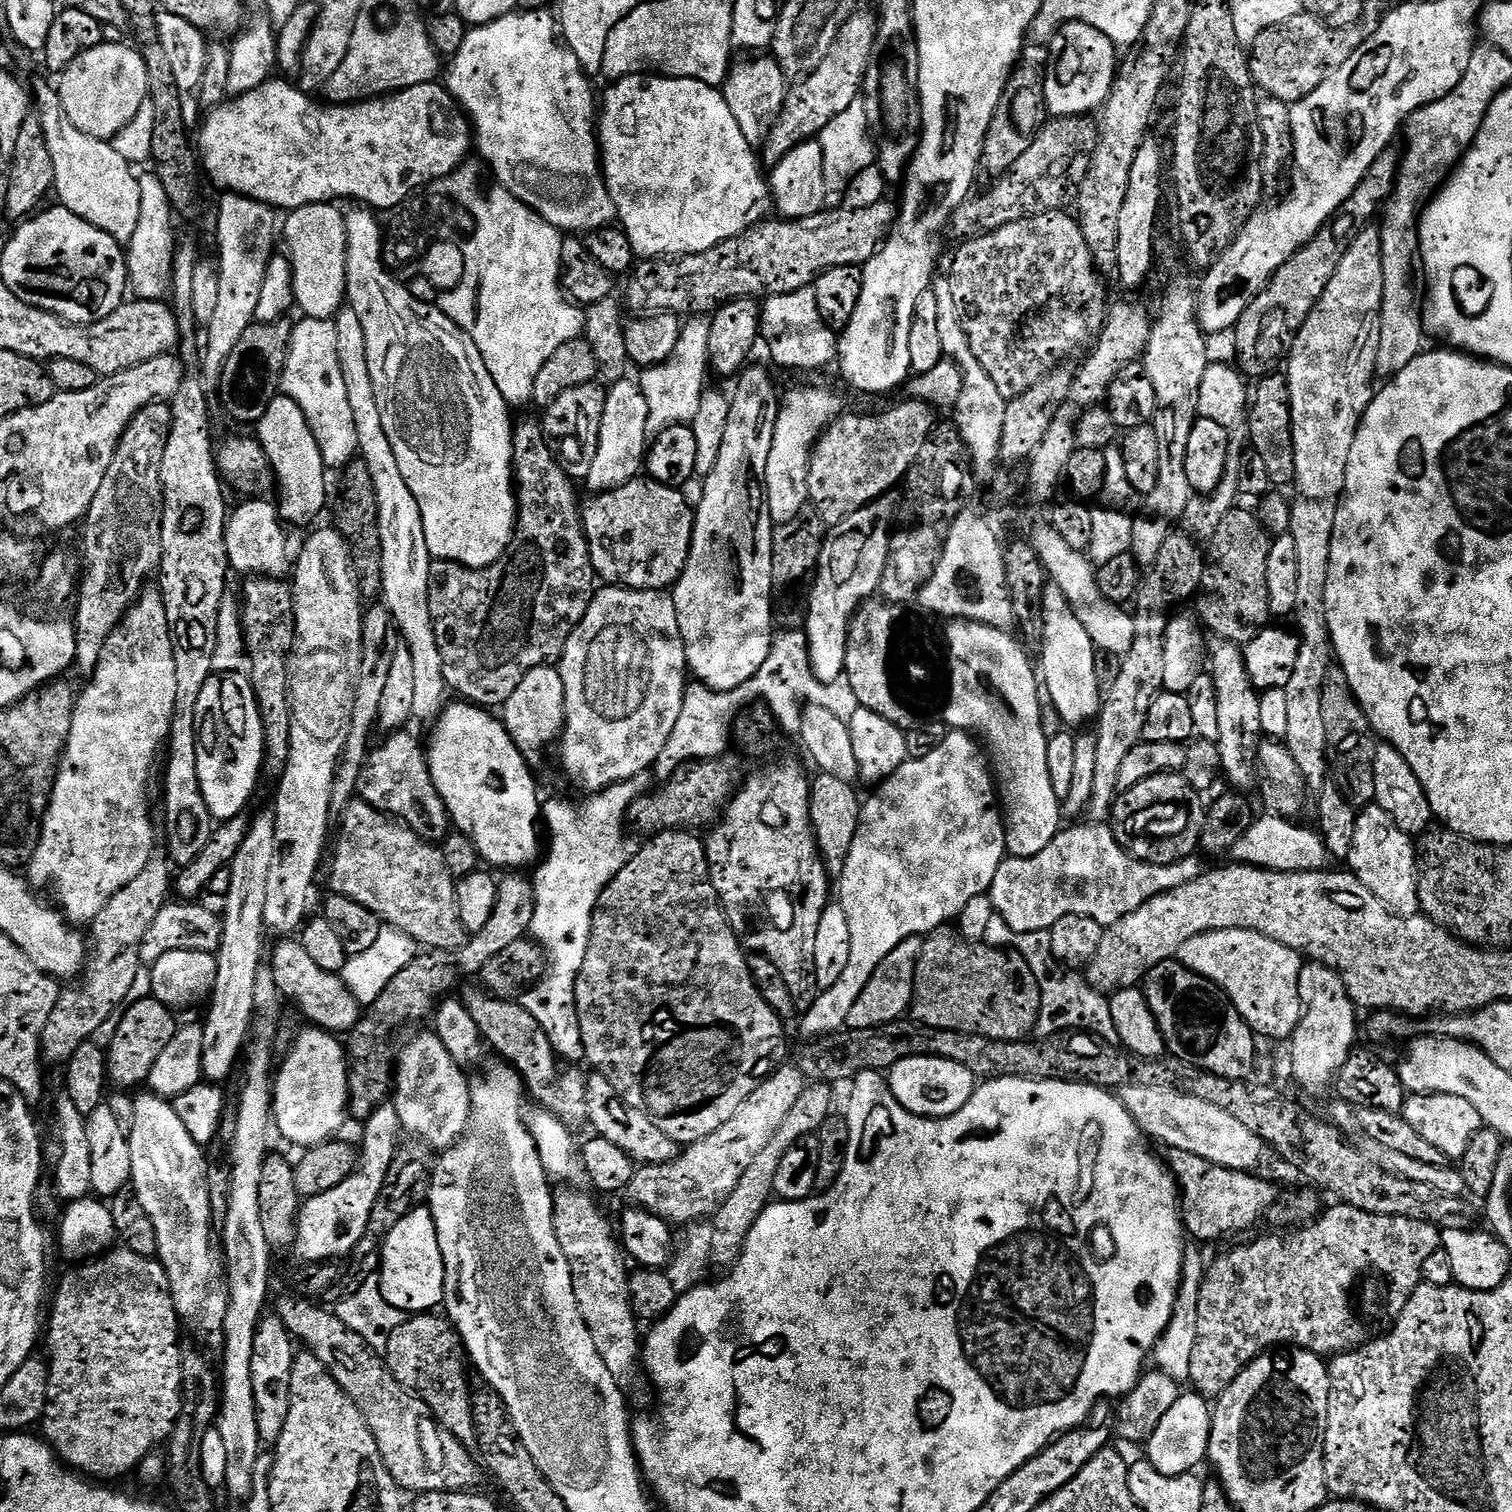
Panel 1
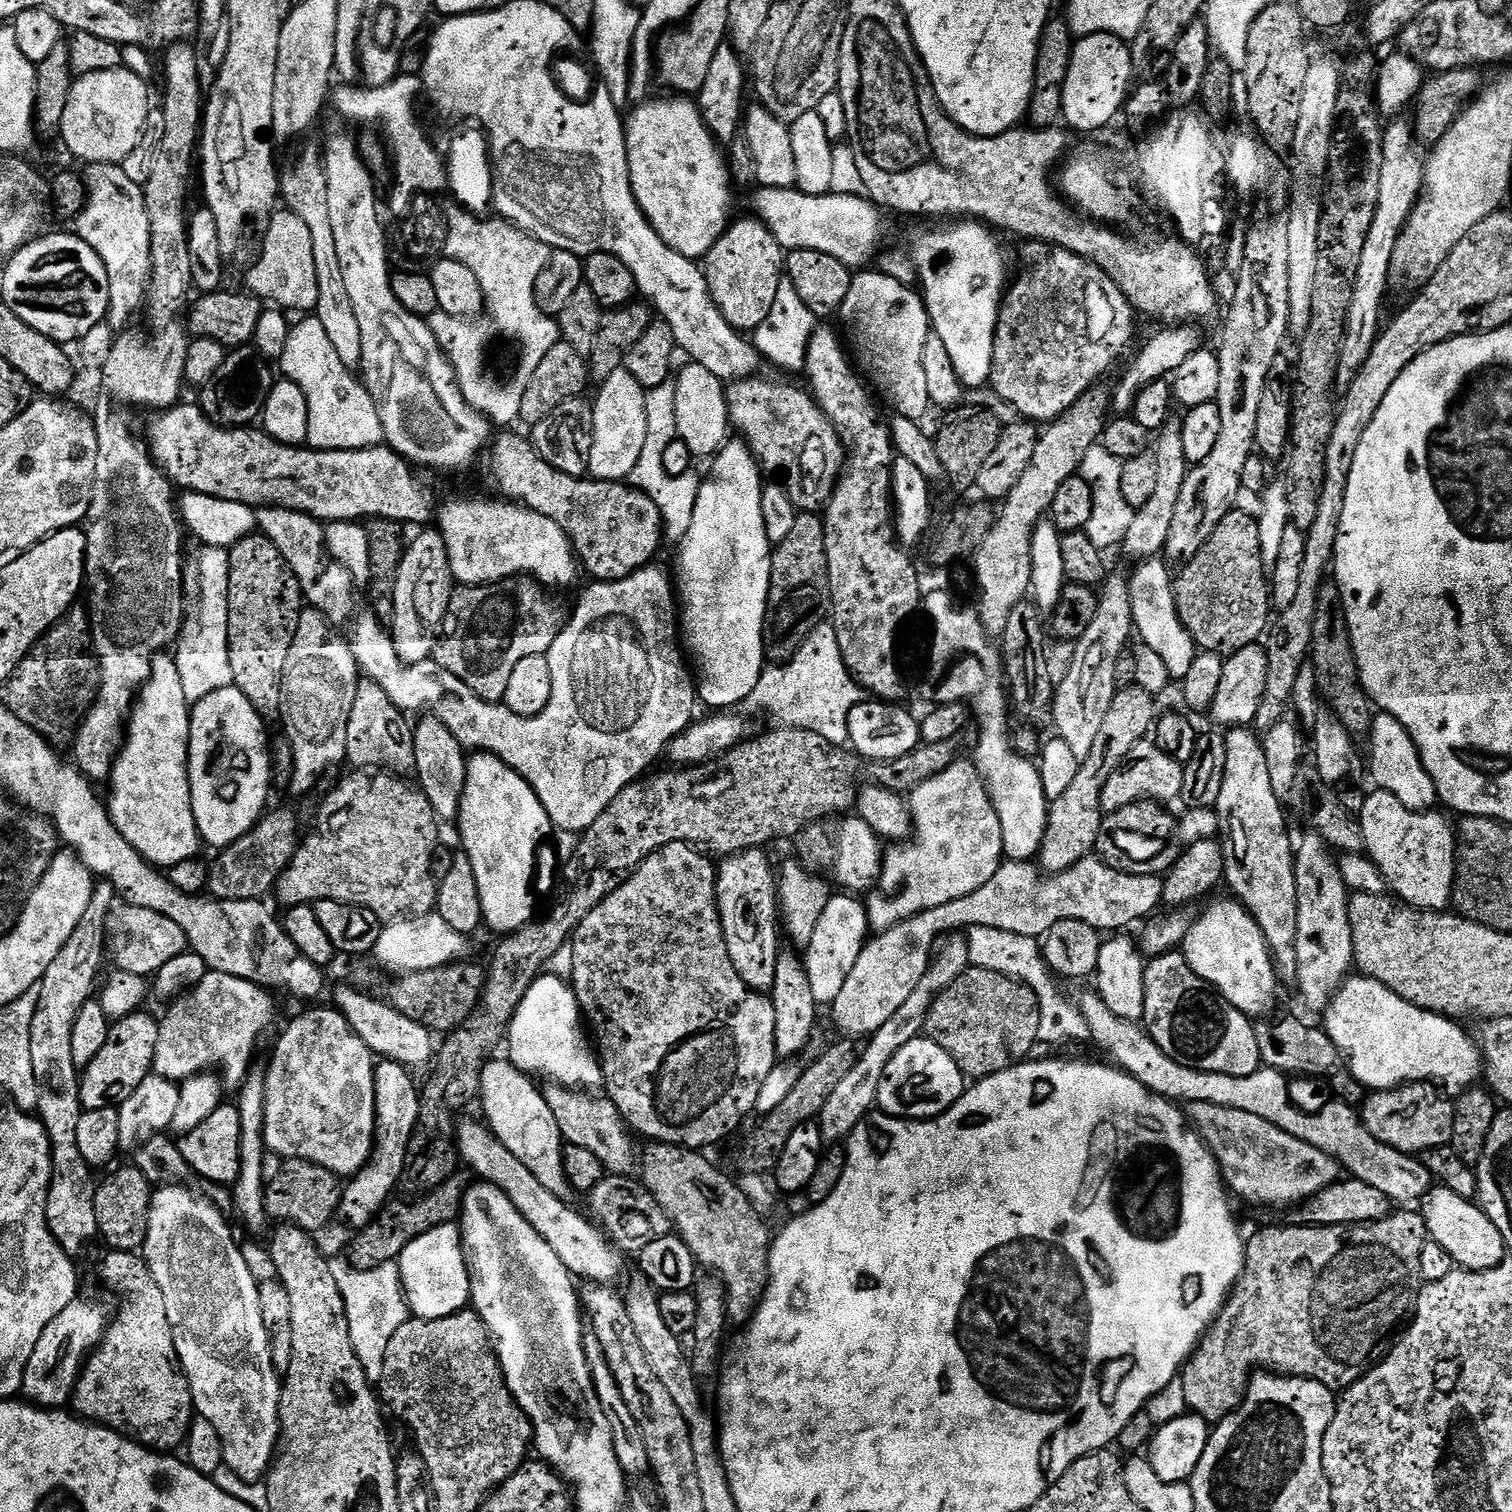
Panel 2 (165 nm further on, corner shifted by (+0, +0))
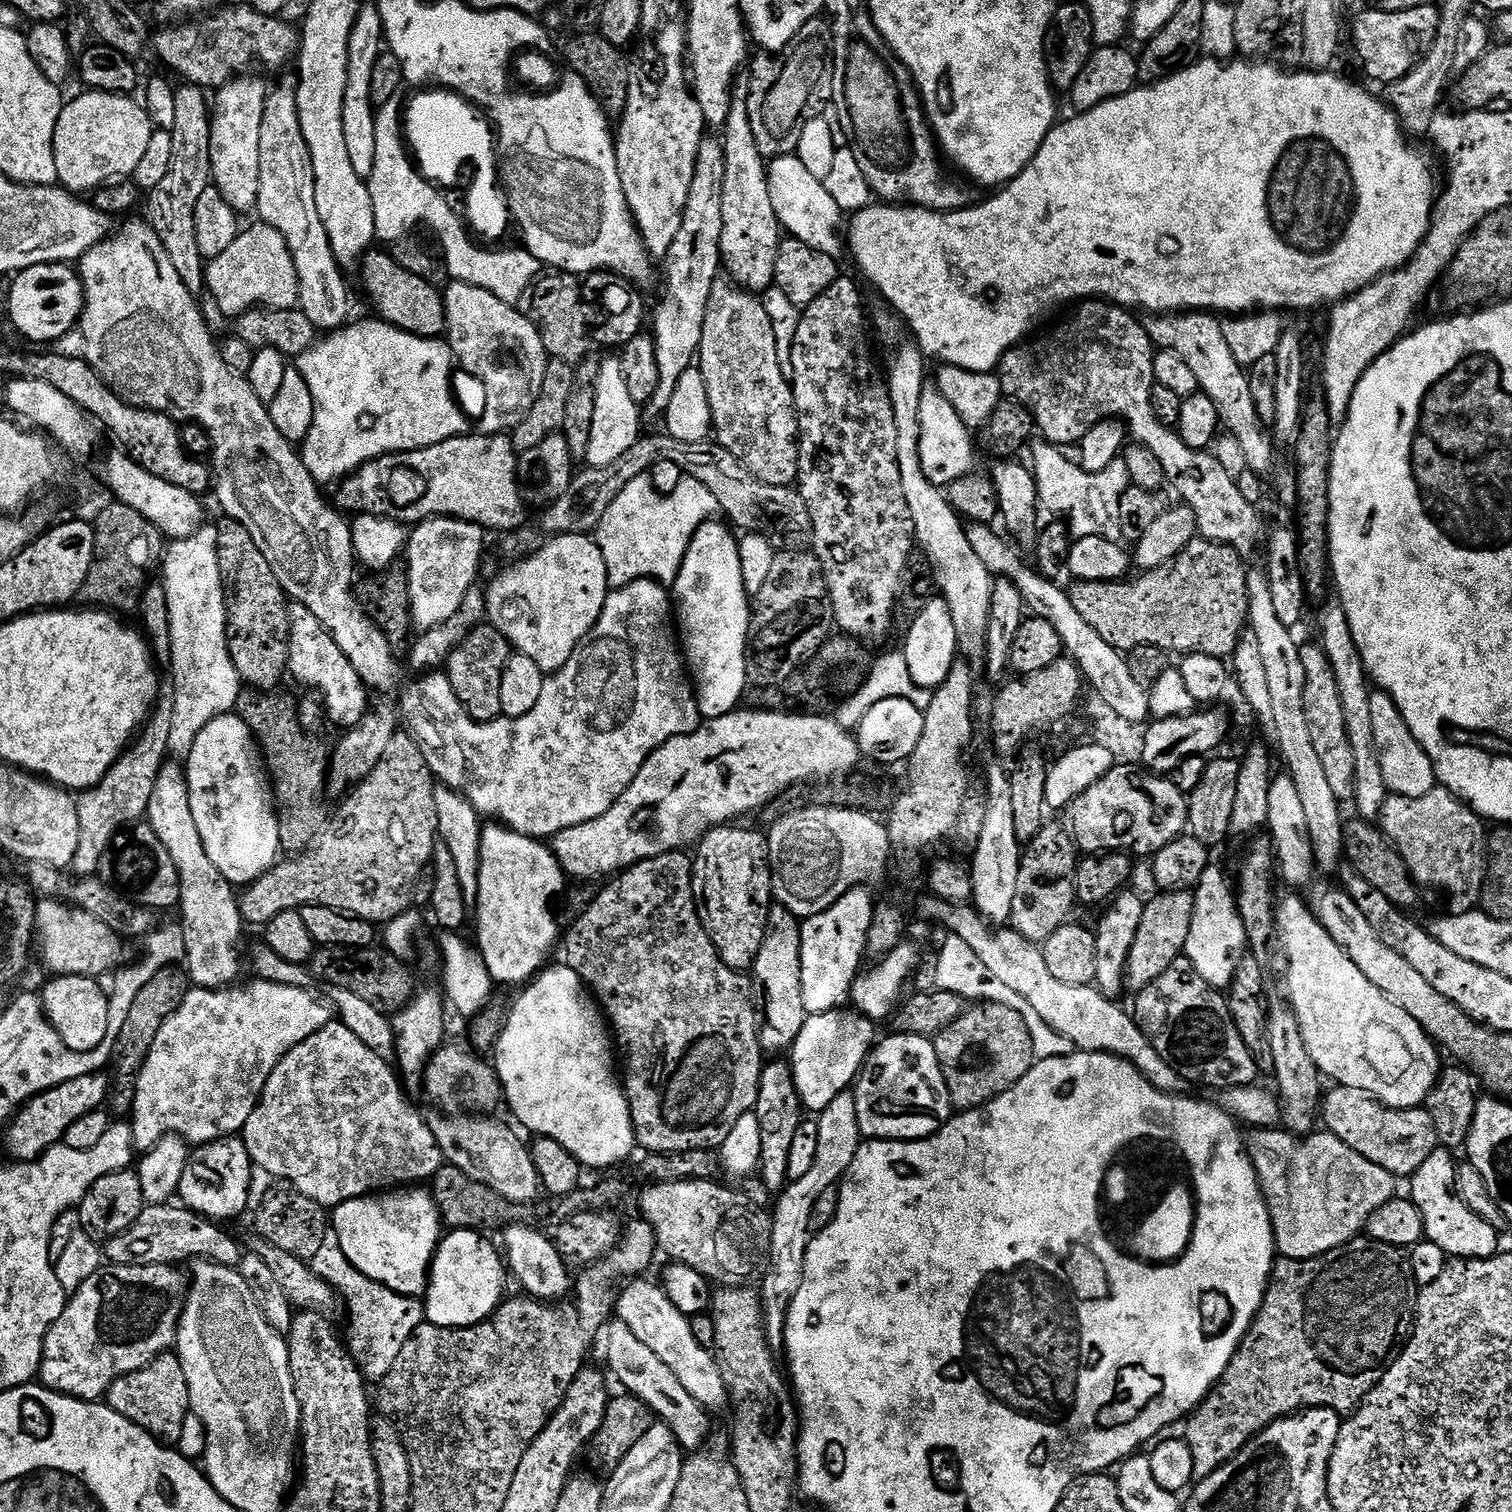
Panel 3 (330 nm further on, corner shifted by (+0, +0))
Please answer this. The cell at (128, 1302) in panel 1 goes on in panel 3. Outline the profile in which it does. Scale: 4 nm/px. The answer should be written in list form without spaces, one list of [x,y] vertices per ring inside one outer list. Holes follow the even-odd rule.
[[[165,1354],[142,1370],[118,1376],[108,1387],[106,1403],[109,1408],[122,1414],[122,1418],[144,1428],[151,1436],[164,1442],[177,1442],[192,1406],[190,1386],[186,1386],[186,1374],[179,1356]]]

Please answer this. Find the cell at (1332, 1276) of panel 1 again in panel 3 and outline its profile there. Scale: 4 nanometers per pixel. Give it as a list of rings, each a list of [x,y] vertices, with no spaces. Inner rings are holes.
[[[1357,1238],[1349,1244],[1338,1246],[1321,1256],[1315,1256],[1309,1260],[1277,1259],[1272,1265],[1272,1279],[1264,1295],[1262,1306],[1258,1310],[1256,1319],[1248,1327],[1240,1345],[1236,1347],[1234,1358],[1226,1366],[1226,1370],[1220,1376],[1220,1380],[1208,1392],[1208,1397],[1196,1407],[1196,1411],[1187,1417],[1189,1425],[1184,1439],[1190,1446],[1190,1454],[1194,1458],[1194,1477],[1197,1481],[1205,1480],[1214,1470],[1218,1470],[1226,1462],[1233,1460],[1249,1442],[1266,1426],[1270,1426],[1283,1416],[1291,1416],[1305,1408],[1333,1408],[1341,1414],[1351,1414],[1363,1404],[1365,1398],[1373,1392],[1382,1382],[1382,1378],[1390,1370],[1390,1366],[1400,1356],[1400,1351],[1408,1342],[1414,1327],[1414,1313],[1416,1311],[1416,1297],[1418,1285],[1414,1274],[1410,1270],[1410,1262],[1405,1249],[1395,1248],[1386,1242]]]

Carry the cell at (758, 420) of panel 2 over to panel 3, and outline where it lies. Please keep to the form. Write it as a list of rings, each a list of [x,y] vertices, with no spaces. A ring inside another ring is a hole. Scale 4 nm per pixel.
[[[717,278],[710,290],[710,302],[706,306],[698,367],[706,383],[717,443],[729,450],[734,458],[738,458],[762,482],[776,487],[795,485],[800,461],[800,423],[796,421],[792,385],[784,379],[782,367],[779,366],[774,329],[766,314],[763,299],[757,293],[733,284],[731,279]]]

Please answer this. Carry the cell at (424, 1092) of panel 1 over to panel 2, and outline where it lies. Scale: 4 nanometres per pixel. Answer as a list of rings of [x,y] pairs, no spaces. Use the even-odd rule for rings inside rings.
[[[468,1120],[465,1124],[461,1123],[454,1133],[463,1167],[465,1164],[465,1169],[473,1168],[481,1181],[498,1186],[498,1190],[502,1190],[506,1198],[514,1202],[522,1218],[526,1218],[526,1222],[530,1222],[530,1226],[546,1240],[550,1250],[562,1258],[562,1266],[566,1266],[573,1277],[580,1279],[581,1276],[588,1280],[584,1282],[596,1286],[612,1286],[620,1276],[621,1257],[605,1240],[603,1233],[585,1215],[579,1216],[567,1204],[567,1199],[550,1194],[550,1190],[546,1190],[546,1186],[542,1186],[542,1182],[538,1182],[538,1178],[534,1178],[534,1174],[530,1174],[530,1170],[526,1170],[526,1166],[522,1166],[522,1162],[518,1162],[510,1150],[506,1150],[506,1146],[502,1146],[491,1128],[480,1124]]]

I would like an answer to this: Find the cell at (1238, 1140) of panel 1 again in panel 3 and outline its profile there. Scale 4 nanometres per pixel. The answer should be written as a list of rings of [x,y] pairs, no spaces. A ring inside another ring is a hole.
[[[1273,1126],[1249,1133],[1248,1156],[1270,1210],[1277,1253],[1283,1259],[1309,1260],[1349,1244],[1367,1229],[1370,1214],[1397,1195],[1397,1177],[1382,1170],[1378,1162],[1362,1158],[1358,1150],[1350,1150],[1332,1132],[1316,1130],[1301,1138]]]

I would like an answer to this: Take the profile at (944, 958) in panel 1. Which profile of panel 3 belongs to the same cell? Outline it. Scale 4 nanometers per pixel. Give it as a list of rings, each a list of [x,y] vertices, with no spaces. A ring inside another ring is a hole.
[[[976,1002],[965,1007],[964,1012],[954,1023],[934,1036],[938,1062],[946,1078],[953,1109],[981,1108],[986,1102],[998,1098],[1015,1086],[1031,1070],[1036,1060],[1034,1042],[1030,1038],[1030,1030],[1026,1030],[1026,1022],[1020,1011],[1007,1002],[992,1003],[996,1002]]]

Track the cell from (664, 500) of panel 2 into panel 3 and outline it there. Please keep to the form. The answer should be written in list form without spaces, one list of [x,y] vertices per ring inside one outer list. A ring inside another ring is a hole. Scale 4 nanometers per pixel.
[[[647,473],[634,478],[622,493],[614,498],[614,502],[603,514],[602,521],[594,533],[594,539],[602,550],[603,561],[606,562],[609,587],[615,590],[629,585],[632,581],[644,579],[657,580],[666,586],[673,585],[694,534],[701,525],[713,519],[718,511],[714,494],[711,494],[710,490],[697,479],[685,477],[676,493],[663,495],[653,486]]]

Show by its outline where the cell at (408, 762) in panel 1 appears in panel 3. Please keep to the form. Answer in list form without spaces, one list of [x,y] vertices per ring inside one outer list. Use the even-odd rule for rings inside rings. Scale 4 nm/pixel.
[[[293,603],[288,610],[288,672],[298,683],[305,684],[308,690],[319,693],[327,719],[333,720],[340,730],[360,724],[370,710],[370,692],[362,682],[358,670],[350,666],[346,654],[338,650],[338,642],[334,642],[334,638],[324,629],[322,622],[314,618],[314,613],[298,603]]]

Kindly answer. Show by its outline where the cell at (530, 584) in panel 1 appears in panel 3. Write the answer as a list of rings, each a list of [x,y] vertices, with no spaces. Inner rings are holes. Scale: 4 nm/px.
[[[479,624],[472,633],[448,655],[446,675],[458,702],[464,709],[481,722],[499,720],[502,716],[502,698],[500,697],[500,675],[508,665],[509,656],[514,649],[506,637],[491,624]]]

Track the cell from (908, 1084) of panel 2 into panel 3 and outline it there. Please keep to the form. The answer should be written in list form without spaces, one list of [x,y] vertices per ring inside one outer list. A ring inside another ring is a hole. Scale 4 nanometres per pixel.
[[[888,1034],[885,1037],[868,1053],[854,1084],[861,1137],[925,1140],[954,1115],[935,1043],[926,1036]]]

